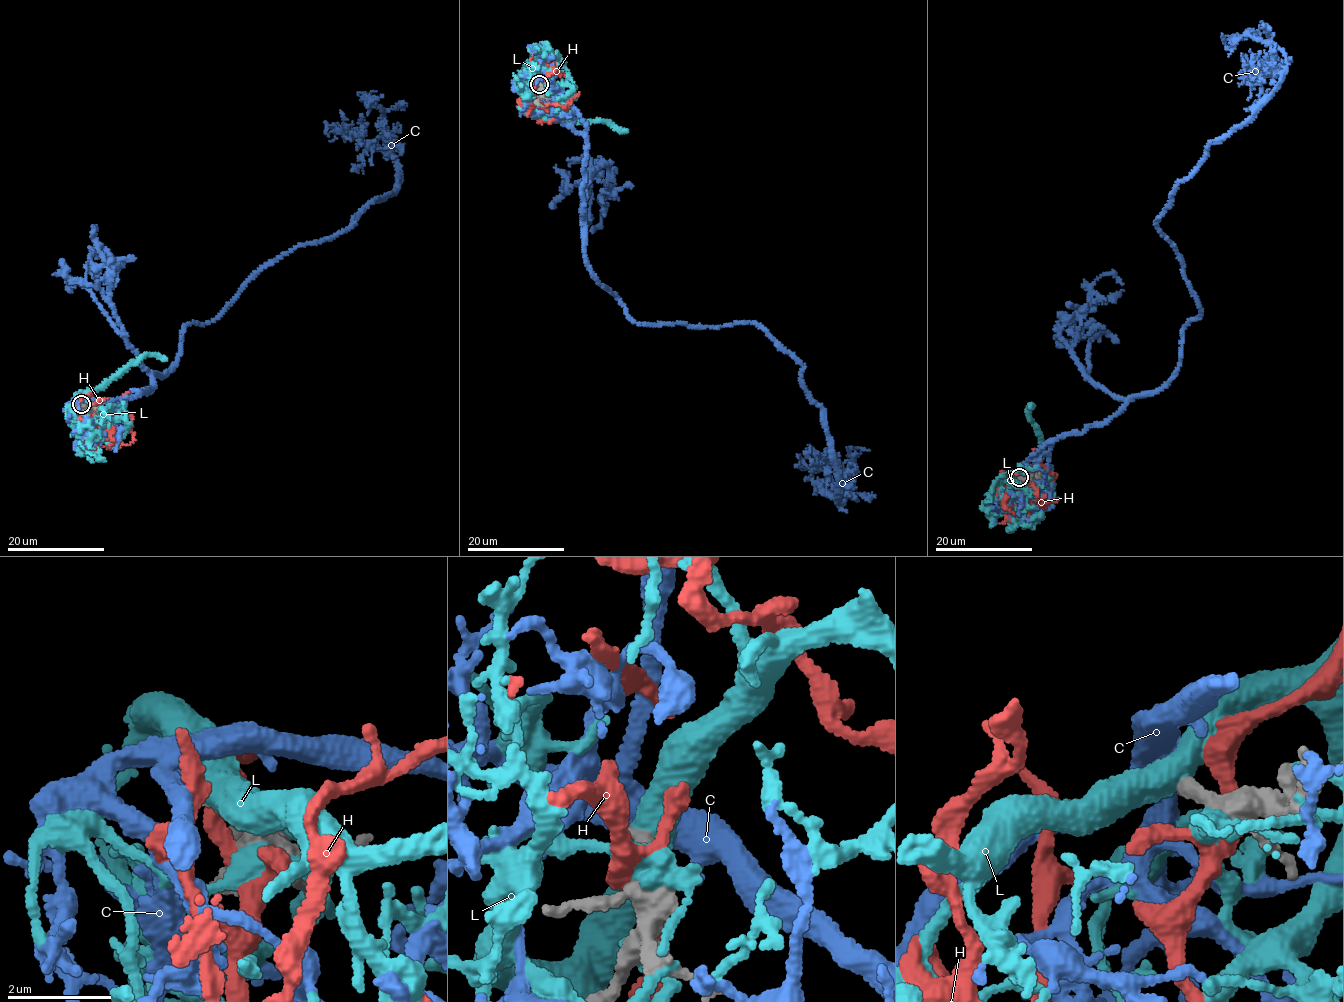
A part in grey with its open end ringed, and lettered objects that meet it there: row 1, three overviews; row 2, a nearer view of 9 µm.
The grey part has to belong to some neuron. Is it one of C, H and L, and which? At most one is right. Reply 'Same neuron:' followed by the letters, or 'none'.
Same neuron: C

